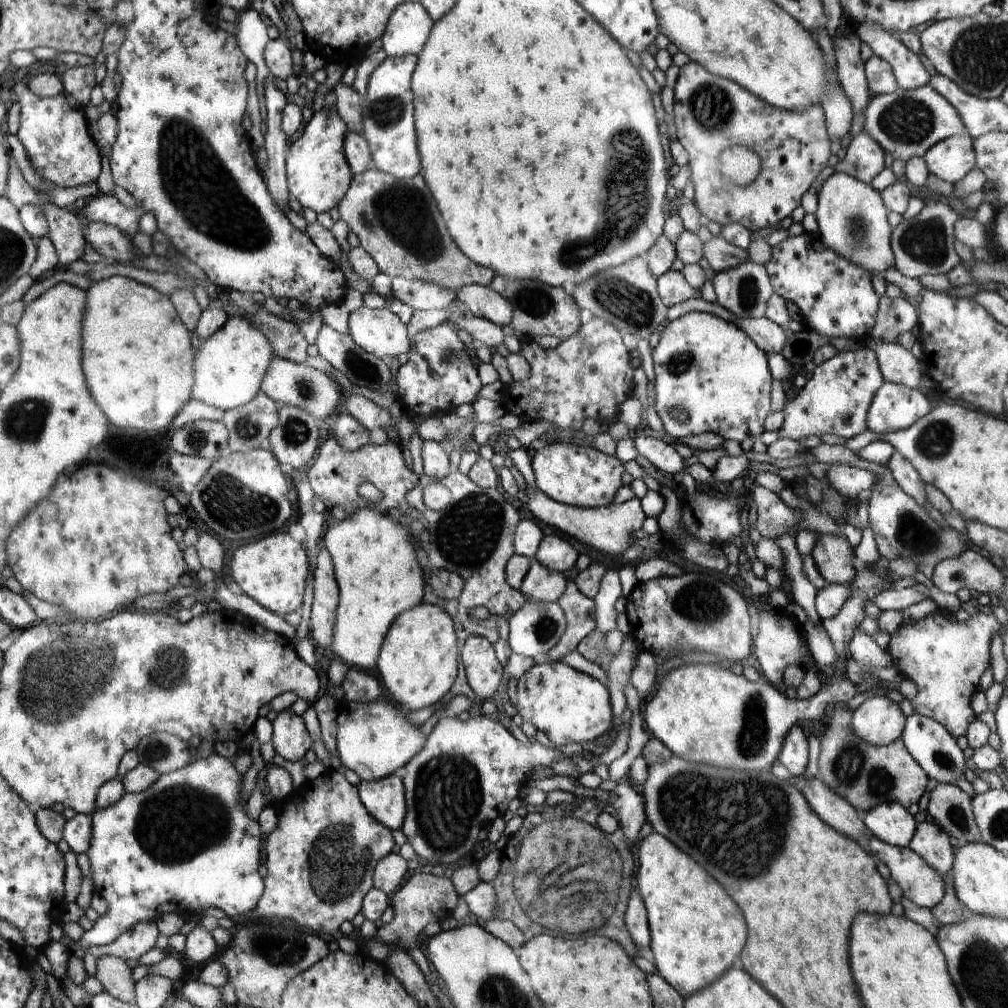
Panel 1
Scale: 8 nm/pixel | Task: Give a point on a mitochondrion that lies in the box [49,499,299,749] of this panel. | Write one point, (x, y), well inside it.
(169, 670)

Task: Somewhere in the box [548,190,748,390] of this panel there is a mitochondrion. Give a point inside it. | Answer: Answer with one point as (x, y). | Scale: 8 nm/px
(634, 307)

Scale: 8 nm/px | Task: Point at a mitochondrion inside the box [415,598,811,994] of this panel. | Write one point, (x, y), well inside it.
(742, 831)

